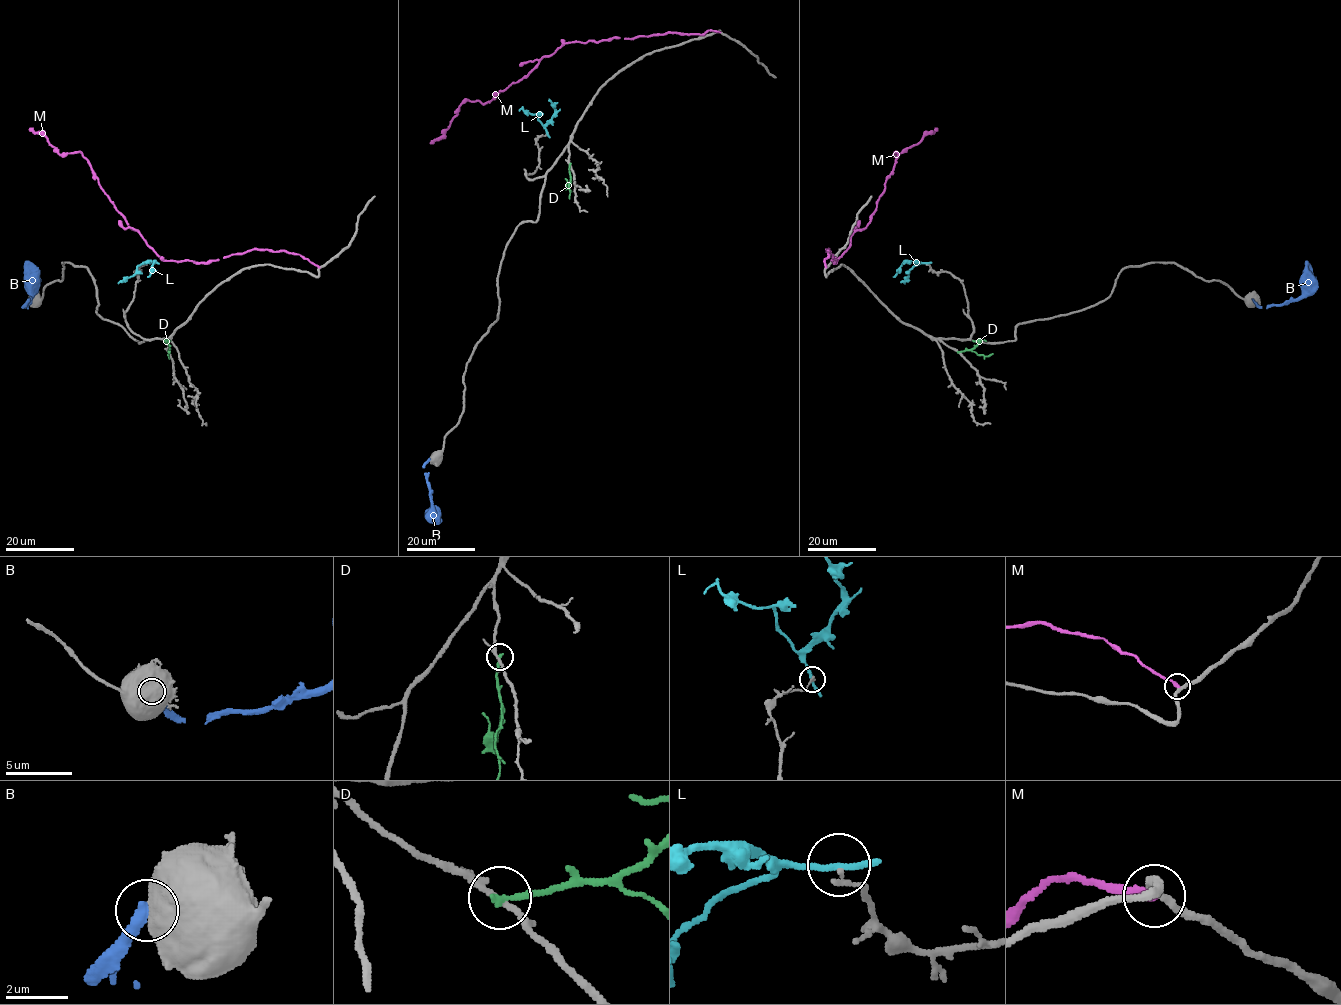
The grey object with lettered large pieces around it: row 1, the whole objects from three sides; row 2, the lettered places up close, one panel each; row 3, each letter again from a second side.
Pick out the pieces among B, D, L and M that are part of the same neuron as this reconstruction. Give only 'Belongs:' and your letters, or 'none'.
Belongs: none

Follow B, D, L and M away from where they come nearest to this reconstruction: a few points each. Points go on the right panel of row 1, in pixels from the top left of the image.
B: (1253, 300), (1260, 307), (1296, 301), (1302, 295), (1302, 277), (1308, 261)
D: (958, 351), (969, 350), (984, 356), (993, 353)
L: (926, 263), (914, 265), (902, 281), (905, 283)
M: (826, 267), (827, 249), (836, 262), (851, 236), (870, 221), (898, 156), (895, 152), (938, 129)

